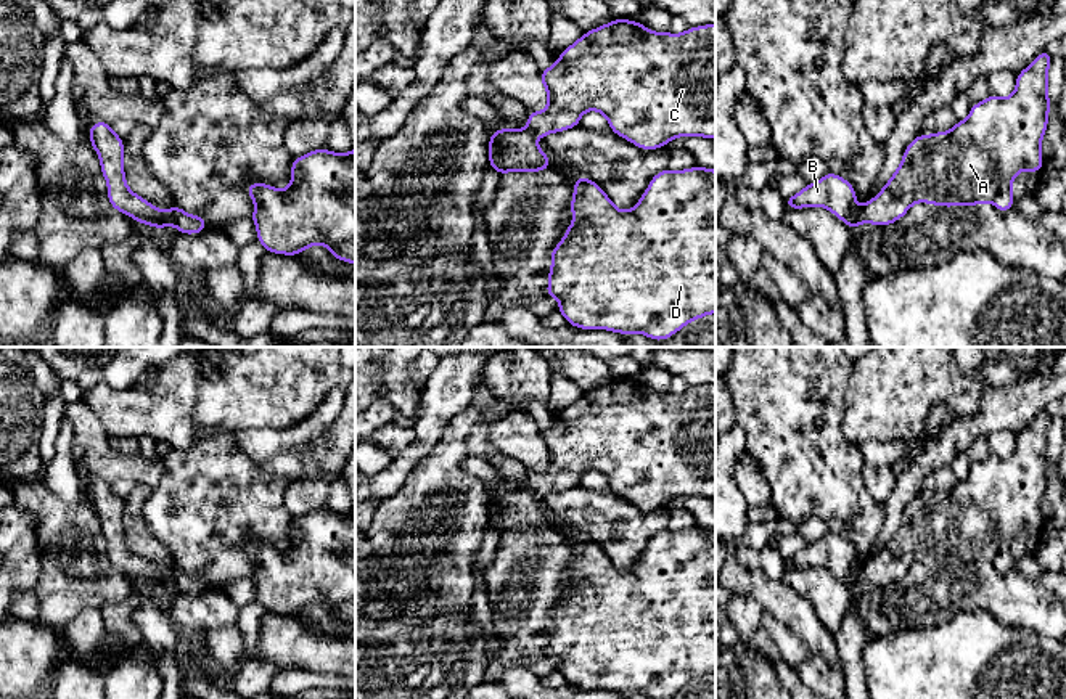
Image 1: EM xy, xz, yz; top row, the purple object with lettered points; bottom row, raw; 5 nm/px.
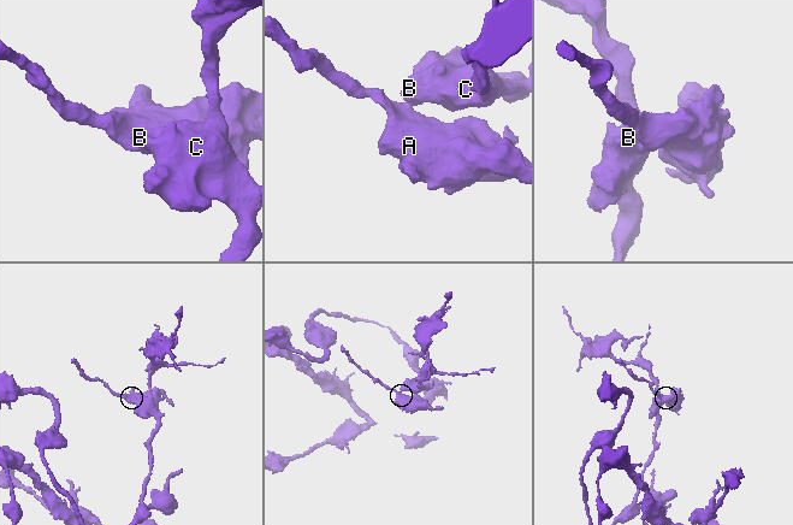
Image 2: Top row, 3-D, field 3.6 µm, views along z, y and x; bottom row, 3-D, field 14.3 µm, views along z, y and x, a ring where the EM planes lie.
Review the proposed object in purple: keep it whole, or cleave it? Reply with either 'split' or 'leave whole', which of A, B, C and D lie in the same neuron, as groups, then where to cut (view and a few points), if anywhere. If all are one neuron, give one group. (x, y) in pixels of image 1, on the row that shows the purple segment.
split; groups A D / B C; cut xy (169, 209), (171, 222)

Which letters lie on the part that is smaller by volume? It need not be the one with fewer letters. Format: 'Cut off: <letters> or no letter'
Cut off: A, D

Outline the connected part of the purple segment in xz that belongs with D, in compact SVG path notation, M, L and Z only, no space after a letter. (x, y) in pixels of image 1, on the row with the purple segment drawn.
M695 166L662 169L648 183L638 202L622 212L603 188L579 174L572 183L571 220L560 244L551 249L545 294L560 300L558 312L579 329L608 329L617 334L645 334L666 341L690 321L715 313L715 170Z

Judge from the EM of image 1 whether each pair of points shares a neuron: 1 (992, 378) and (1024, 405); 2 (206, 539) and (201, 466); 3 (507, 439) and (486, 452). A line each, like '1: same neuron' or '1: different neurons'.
1: different neurons
2: same neuron
3: different neurons

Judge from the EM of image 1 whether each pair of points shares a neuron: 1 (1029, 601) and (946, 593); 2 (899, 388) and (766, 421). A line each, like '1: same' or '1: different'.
1: same
2: different

